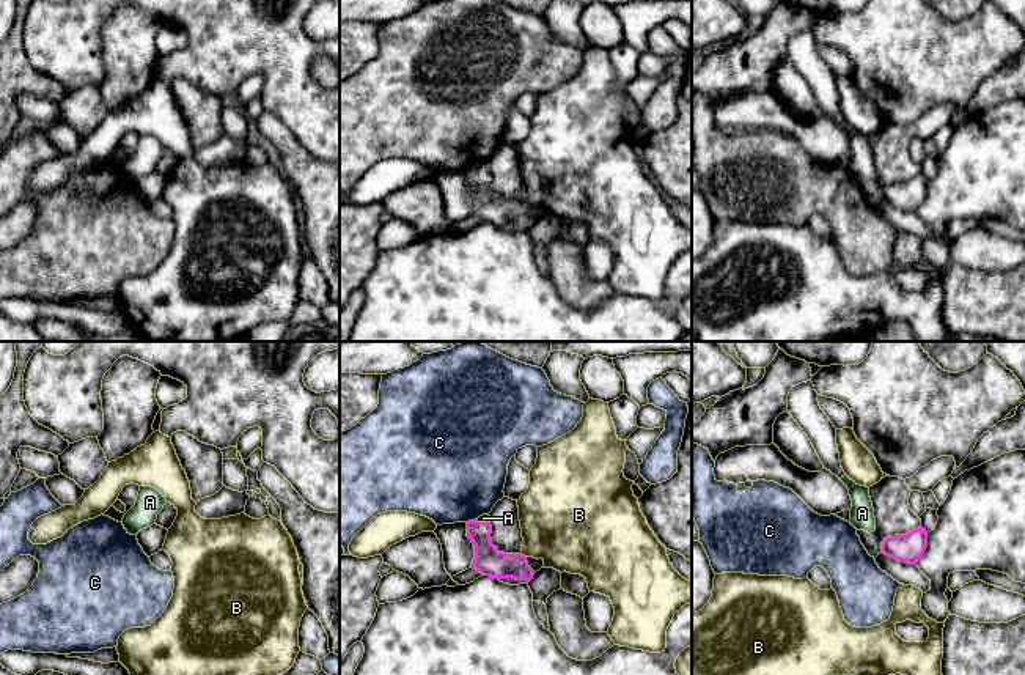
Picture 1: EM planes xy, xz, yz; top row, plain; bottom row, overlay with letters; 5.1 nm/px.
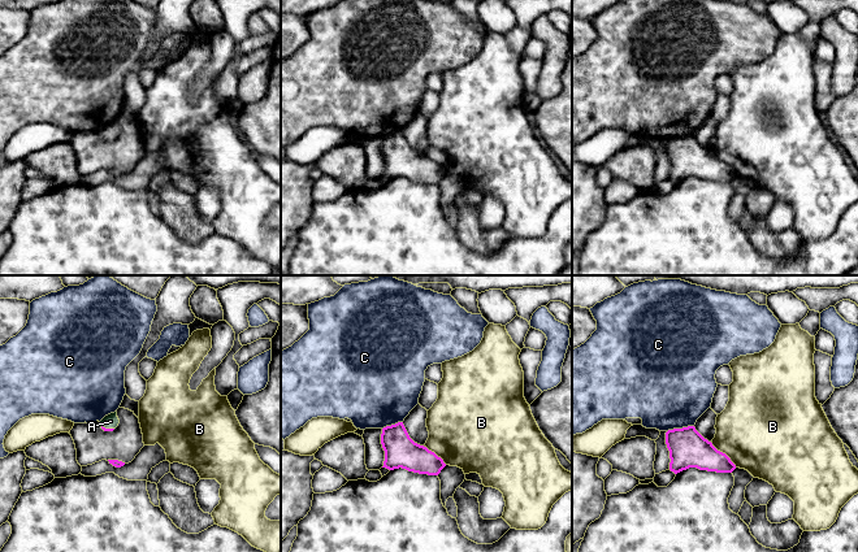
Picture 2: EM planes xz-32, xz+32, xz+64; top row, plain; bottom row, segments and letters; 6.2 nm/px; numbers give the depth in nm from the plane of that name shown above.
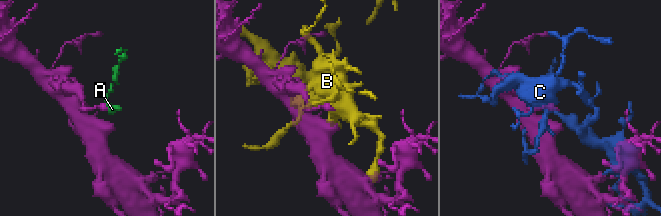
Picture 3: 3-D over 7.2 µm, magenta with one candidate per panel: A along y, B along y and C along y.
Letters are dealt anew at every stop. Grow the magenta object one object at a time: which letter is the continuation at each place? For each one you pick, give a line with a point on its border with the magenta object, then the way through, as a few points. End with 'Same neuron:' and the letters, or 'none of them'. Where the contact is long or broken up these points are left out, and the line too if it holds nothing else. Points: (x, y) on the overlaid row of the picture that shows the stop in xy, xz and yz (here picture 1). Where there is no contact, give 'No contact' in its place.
A: Touches magenta at xz (483, 523). Path across: xz (488, 560), (483, 548), (483, 523), (483, 518)
Same neuron: A

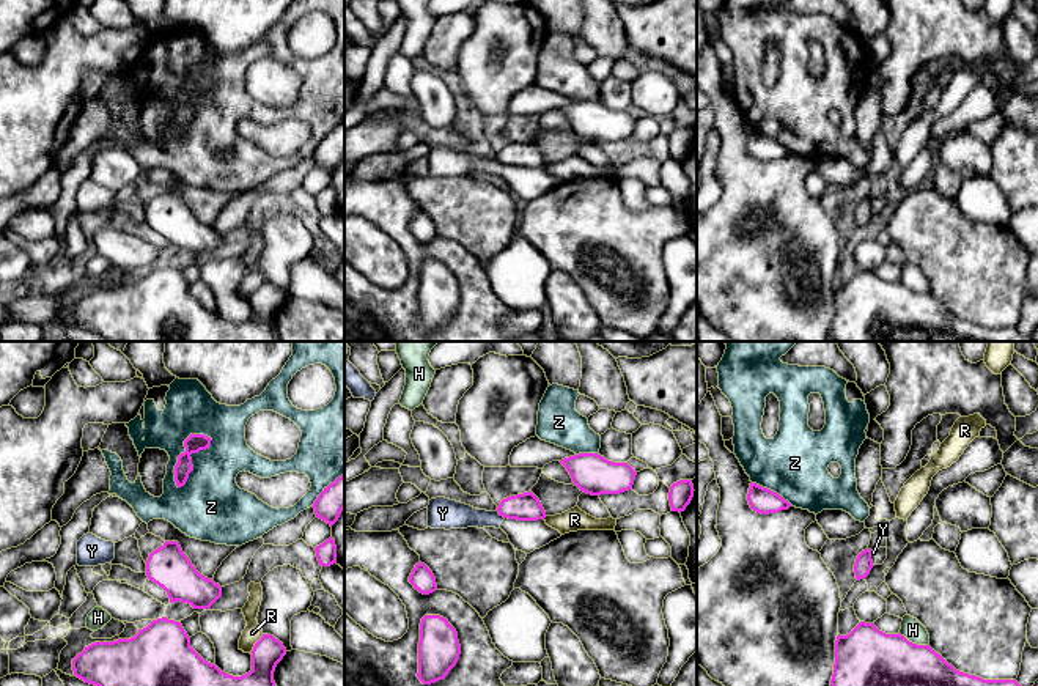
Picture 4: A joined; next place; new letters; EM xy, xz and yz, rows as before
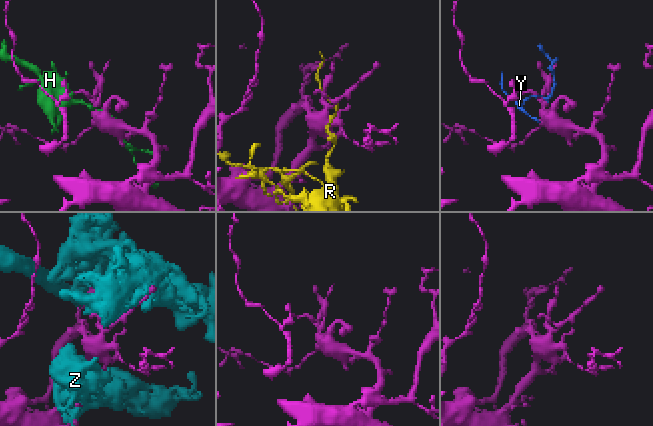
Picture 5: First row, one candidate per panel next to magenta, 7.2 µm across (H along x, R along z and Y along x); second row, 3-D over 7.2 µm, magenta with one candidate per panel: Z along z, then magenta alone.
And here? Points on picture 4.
Same neuron: none of them

